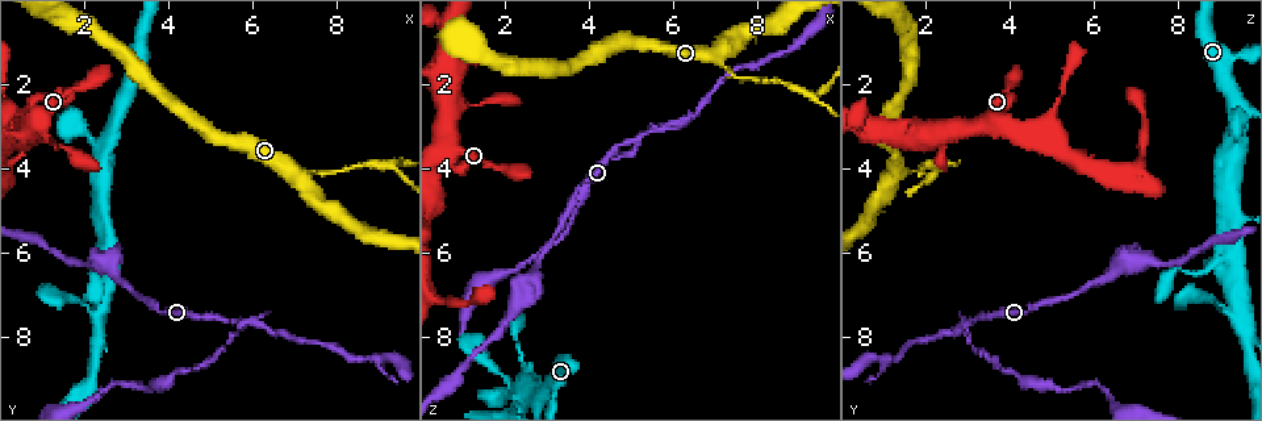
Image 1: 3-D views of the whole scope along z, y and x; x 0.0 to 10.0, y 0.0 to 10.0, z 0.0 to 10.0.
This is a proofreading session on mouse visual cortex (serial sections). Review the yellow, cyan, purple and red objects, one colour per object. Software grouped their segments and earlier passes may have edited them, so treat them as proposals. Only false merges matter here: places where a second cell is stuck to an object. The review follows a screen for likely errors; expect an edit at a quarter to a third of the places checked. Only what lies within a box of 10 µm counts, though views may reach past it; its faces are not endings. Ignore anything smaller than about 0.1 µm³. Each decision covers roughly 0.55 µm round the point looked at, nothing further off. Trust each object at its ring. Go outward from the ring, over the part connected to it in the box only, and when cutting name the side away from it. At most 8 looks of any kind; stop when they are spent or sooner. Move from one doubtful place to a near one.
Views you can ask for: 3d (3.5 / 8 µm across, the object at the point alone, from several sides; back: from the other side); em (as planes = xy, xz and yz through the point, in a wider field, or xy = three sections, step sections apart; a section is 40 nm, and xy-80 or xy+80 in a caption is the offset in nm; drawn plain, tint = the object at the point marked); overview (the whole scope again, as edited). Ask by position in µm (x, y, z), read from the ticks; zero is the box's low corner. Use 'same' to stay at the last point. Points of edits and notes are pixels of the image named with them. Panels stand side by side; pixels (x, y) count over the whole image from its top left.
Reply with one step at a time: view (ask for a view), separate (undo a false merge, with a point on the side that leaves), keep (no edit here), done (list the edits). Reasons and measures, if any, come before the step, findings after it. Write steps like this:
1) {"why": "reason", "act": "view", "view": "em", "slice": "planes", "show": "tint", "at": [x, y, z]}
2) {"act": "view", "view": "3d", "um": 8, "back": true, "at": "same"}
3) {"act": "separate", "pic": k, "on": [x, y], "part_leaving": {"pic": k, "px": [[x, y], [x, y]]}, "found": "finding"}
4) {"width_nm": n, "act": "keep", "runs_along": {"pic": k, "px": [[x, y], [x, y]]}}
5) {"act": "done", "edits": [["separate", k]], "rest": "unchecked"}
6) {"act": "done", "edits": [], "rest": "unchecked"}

{"why": "a fork", "act": "view", "view": "3d", "um": 8, "back": true, "at": [5.85, 7.75, 2.95]}

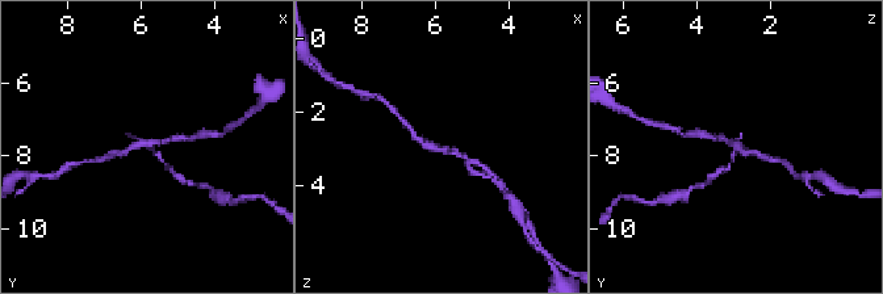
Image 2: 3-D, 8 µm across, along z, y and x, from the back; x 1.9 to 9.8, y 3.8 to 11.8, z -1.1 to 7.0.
{"arms": 3, "arm_widths_nm": [100, 150, 200], "why": "need the tissue", "act": "view", "view": "em", "slice": "xy", "step": 1, "show": "tint", "at": "same"}

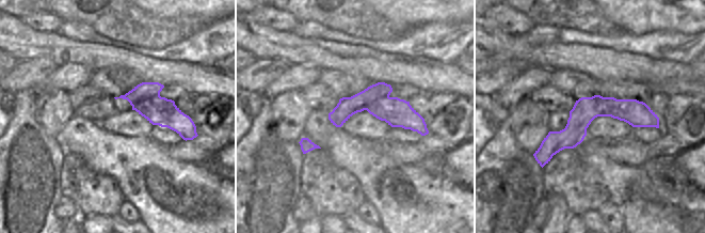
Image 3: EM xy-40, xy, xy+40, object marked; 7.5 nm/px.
{"act": "separate", "pic": 2, "on": [722, 169], "part_leaving": {"pic": 2, "px": [[151, 147], [168, 169], [181, 179]]}, "found": "a second cell is stuck on"}

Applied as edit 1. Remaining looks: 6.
{"why": "redraw", "act": "view", "view": "overview"}

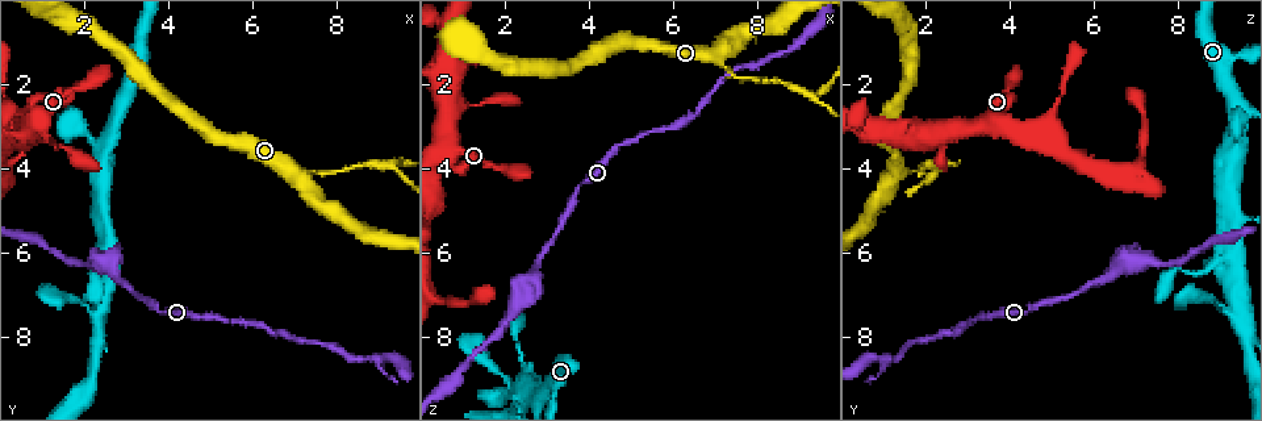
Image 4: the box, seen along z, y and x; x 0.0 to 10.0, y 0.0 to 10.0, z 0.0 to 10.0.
{"why": "narrows sharply", "act": "view", "view": "3d", "um": 3.5, "at": [2.10, 7.30, 9.05]}

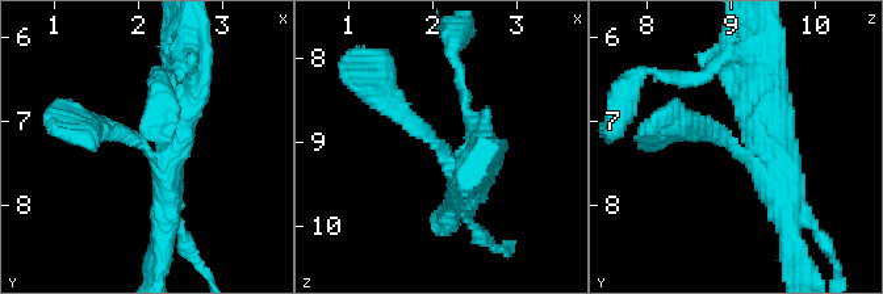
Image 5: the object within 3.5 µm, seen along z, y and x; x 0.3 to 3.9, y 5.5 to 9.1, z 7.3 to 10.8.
{"arms": 3, "arm_widths_nm": [250, 400, 400], "why": "now the EM", "act": "view", "view": "em", "slice": "xy", "step": 2, "show": "tint", "at": [2.10, 7.35, 9.10]}

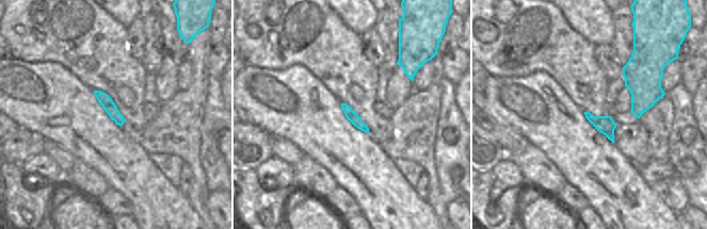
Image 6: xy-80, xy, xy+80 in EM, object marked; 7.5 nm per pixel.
{"act": "keep", "runs_along": {"pic": 6, "px": [[97, 93], [121, 121]]}, "found": "one cell here"}

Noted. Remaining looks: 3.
{"why": "thick turns thin", "act": "view", "view": "3d", "um": 3.5, "at": [2.15, 6.30, 7.45]}

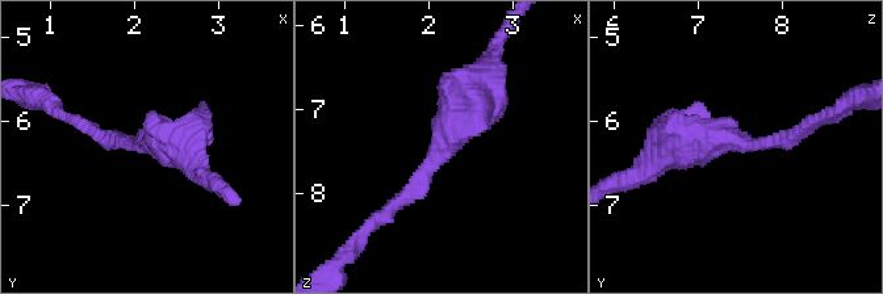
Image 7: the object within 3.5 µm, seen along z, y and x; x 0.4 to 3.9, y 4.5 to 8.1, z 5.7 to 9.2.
{"arm_widths_nm": [200, 450], "why": "need the tissue", "act": "view", "view": "em", "slice": "xy", "step": 2, "show": "tint", "at": [2.20, 6.25, 7.45]}

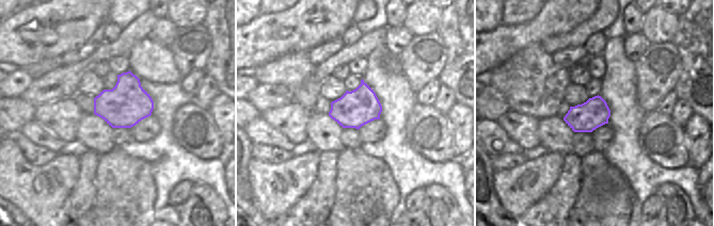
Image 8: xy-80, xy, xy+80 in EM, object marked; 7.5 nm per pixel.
{"act": "keep", "runs_along": {"pic": 7, "px": [[480, 80], [444, 151], [384, 214]]}, "found": "continuous, no second cell"}

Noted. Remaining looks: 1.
{"act": "done", "edits": [["separate", 2]], "rest": "unchecked"}

